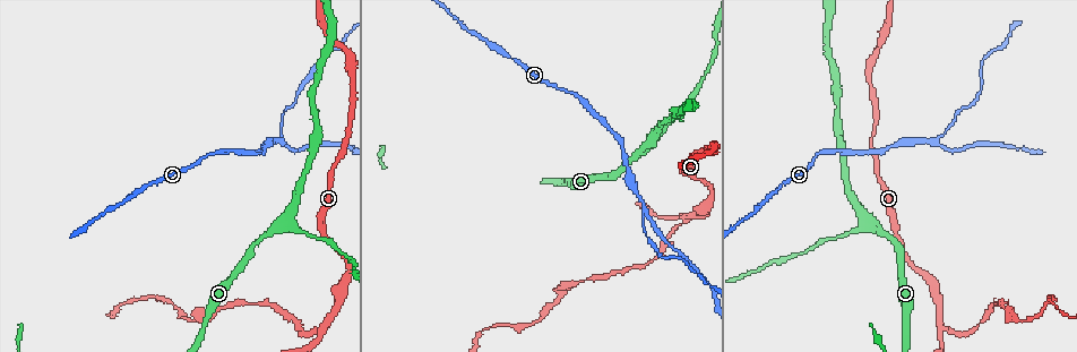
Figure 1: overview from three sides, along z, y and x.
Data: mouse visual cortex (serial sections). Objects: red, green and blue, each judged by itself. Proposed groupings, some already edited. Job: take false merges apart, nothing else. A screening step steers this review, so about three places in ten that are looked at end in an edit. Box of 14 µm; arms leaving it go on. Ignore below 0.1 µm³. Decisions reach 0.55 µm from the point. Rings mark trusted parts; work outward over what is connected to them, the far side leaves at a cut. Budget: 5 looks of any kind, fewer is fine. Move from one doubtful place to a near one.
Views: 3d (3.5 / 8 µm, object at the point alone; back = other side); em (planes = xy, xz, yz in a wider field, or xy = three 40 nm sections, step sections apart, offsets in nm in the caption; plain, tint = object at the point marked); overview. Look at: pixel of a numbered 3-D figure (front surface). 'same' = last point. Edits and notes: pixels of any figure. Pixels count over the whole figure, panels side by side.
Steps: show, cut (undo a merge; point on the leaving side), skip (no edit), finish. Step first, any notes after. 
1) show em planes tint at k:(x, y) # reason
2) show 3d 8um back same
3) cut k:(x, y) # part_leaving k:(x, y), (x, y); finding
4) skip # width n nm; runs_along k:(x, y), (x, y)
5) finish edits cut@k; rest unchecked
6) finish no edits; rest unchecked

show 3d 3.5um at 1:(645, 211) # two arms in line, one across

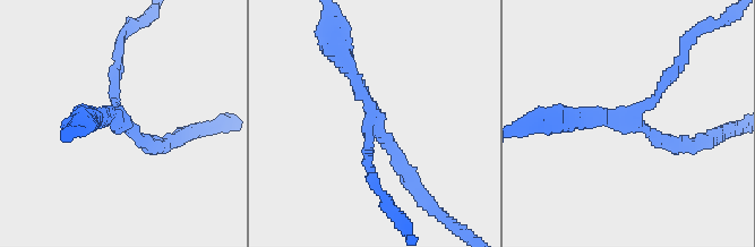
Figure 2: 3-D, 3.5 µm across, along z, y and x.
show em xy step 3 tint at 2:(371, 122) # arms 3; arm_widths 200, 200, 200 nm; now the EM

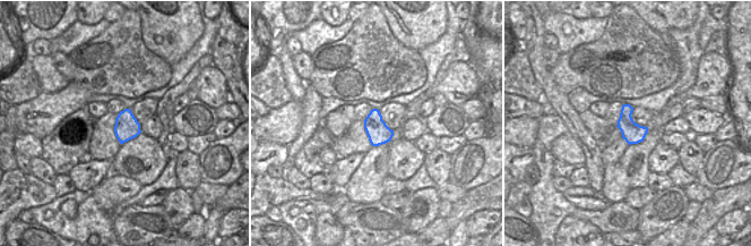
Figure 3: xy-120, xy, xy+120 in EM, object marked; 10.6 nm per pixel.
show em xy step 1 tint same

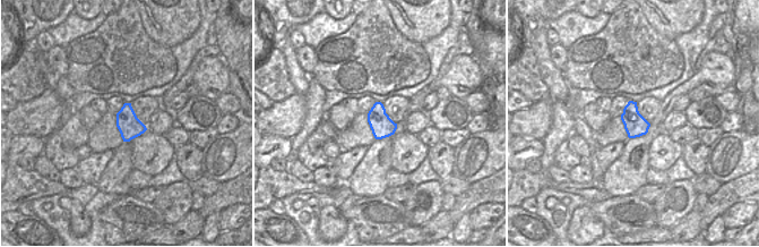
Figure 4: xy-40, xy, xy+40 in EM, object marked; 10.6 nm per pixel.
skip # one cell here

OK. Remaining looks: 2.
show 3d 3.5um at 1:(688, 217) # three arms meet

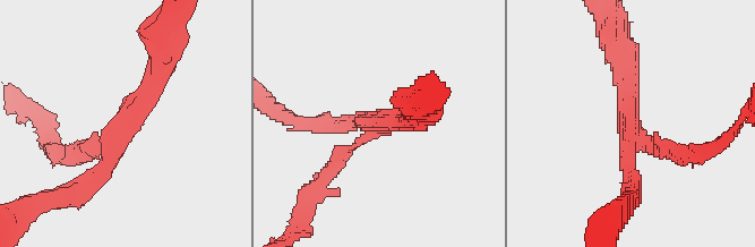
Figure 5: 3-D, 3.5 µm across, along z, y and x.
show em xy step 1 tint at 5:(375, 122)

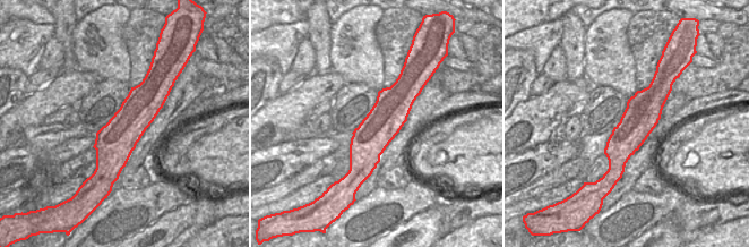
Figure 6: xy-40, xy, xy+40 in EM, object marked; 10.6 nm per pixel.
cut 5:(335, 161) # arm_widths 150, 250, 300 nm; part_leaving 5:(367, 135), (311, 187), (301, 211); two cells meet here

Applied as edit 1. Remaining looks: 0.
finish edits cut@5; rest unchecked

